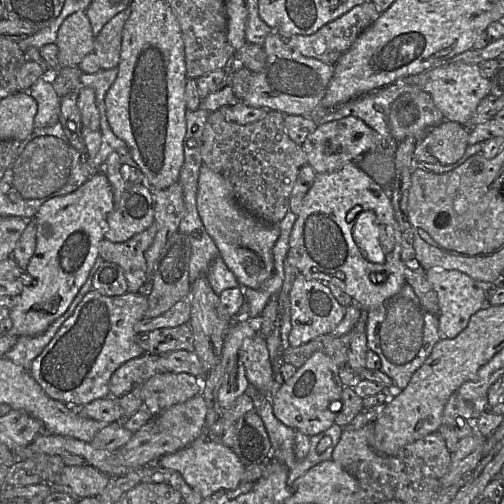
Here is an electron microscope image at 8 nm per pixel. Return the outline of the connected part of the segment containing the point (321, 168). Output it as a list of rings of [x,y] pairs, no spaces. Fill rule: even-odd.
[[[347,116],[321,125],[310,133],[301,145],[306,154],[308,164],[315,172],[333,172],[346,163],[357,161],[361,156],[374,149],[379,144],[379,136],[363,120]]]

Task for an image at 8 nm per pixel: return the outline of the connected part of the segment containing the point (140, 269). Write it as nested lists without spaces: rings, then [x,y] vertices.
[[[154,221],[148,229],[128,241],[114,243],[103,239],[99,244],[99,257],[123,269],[129,292],[139,292],[148,281],[145,253],[152,245],[157,231],[158,225]]]

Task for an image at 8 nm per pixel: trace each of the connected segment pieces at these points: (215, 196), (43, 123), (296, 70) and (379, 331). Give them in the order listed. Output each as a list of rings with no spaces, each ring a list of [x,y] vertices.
[[[204,164],[200,167],[198,179],[197,209],[206,231],[239,286],[260,288],[273,273],[272,249],[280,235],[278,226],[264,223],[242,209],[231,183]]]
[[[46,75],[41,77],[28,92],[36,100],[38,106],[34,118],[35,127],[44,128],[58,123],[61,99],[54,90],[51,77]]]
[[[271,31],[266,37],[262,48],[267,57],[265,66],[260,72],[252,73],[249,91],[242,103],[251,107],[276,110],[284,115],[324,117],[329,110],[320,110],[320,103],[333,76],[334,65],[303,56],[275,31]]]
[[[406,283],[401,291],[385,300],[380,306],[368,311],[366,338],[368,349],[381,360],[380,370],[395,386],[403,390],[412,375],[423,365],[433,347],[441,340],[437,316],[428,312]]]

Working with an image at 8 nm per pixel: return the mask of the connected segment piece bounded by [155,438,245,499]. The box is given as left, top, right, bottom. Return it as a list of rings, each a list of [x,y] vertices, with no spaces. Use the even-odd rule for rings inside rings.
[[[197,438],[189,446],[161,456],[155,463],[162,468],[179,472],[187,484],[197,491],[203,499],[221,490],[236,489],[242,483],[245,471],[245,466],[231,448],[207,438]]]

